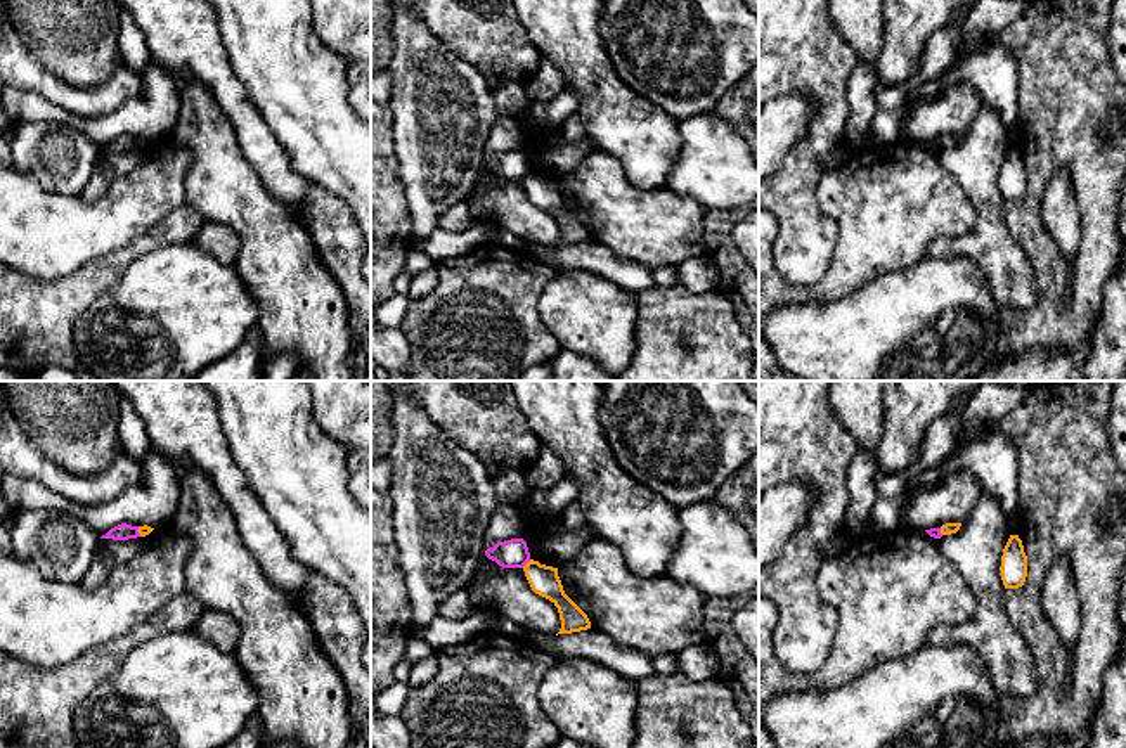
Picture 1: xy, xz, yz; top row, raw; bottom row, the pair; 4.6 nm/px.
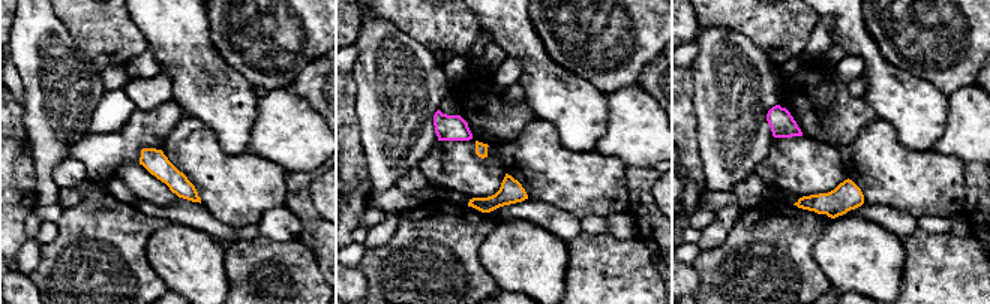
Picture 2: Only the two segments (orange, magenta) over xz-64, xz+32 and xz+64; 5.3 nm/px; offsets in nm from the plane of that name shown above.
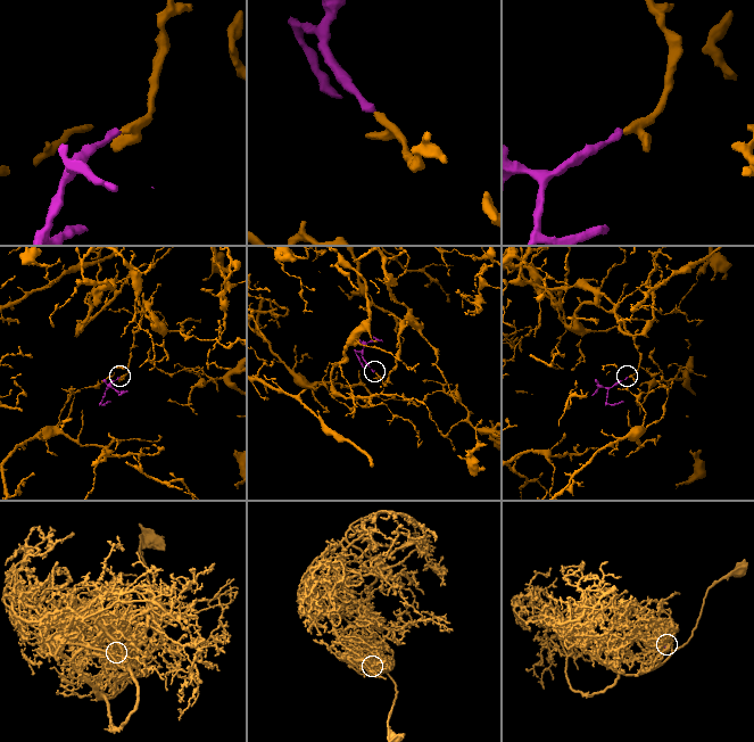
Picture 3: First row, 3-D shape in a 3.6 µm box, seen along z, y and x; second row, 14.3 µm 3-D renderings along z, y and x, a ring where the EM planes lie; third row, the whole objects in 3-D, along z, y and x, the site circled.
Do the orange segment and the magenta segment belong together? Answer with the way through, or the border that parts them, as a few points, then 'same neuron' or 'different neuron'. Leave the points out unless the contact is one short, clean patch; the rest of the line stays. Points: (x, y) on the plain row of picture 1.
border along xz (530, 172), (522, 179); different neuron

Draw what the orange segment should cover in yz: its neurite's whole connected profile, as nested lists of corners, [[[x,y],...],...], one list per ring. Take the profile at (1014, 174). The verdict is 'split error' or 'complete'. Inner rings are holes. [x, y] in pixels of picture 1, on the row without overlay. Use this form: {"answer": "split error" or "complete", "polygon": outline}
{"answer": "complete", "polygon": [[[1010,147],[1001,168],[1001,192],[1005,201],[1019,201],[1027,189],[1027,168],[1019,147]]]}

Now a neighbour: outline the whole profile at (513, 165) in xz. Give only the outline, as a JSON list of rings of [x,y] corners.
[[[523,151],[497,154],[485,163],[485,168],[502,180],[523,180],[530,173],[530,164]]]

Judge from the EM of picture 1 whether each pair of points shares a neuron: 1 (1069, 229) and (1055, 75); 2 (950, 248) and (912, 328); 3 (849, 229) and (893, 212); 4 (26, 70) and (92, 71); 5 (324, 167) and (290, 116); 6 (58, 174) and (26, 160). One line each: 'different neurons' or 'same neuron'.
1: different neurons
2: different neurons
3: same neuron
4: different neurons
5: same neuron
6: same neuron

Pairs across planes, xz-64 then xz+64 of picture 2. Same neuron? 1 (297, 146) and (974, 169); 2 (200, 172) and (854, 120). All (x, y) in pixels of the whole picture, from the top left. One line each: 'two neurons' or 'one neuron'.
1: two neurons
2: two neurons

